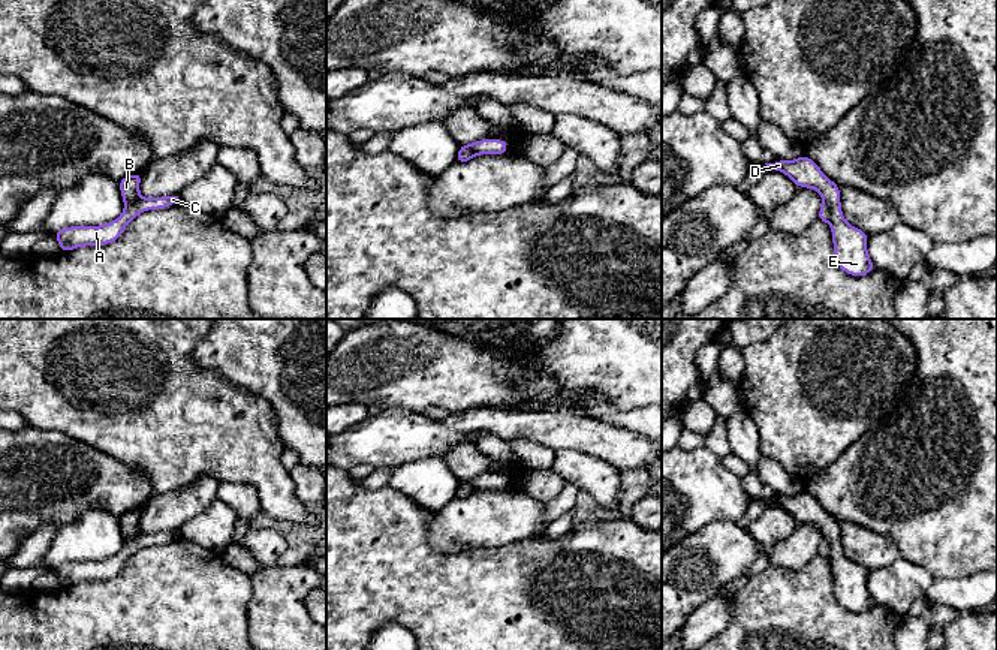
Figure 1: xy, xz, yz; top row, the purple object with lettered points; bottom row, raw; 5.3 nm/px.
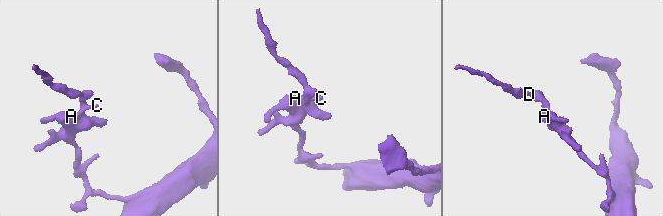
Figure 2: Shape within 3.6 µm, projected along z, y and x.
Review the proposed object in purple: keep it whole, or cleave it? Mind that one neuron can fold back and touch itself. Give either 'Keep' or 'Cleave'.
Cleave

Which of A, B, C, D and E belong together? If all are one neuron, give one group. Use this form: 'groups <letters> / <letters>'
groups A C / B D E

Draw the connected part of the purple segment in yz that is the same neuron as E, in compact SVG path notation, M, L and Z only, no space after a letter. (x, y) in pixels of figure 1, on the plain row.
M802 490L795 496L765 500L768 506L775 505L787 511L796 523L814 524L820 529L831 548L834 593L841 607L859 613L876 605L867 586L868 569L846 557L841 548L840 523L820 506L814 496Z

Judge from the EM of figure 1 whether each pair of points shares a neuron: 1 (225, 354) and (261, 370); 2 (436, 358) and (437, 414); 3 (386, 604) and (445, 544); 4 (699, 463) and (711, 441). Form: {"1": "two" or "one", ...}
{"1": "one", "2": "two", "3": "two", "4": "two"}

